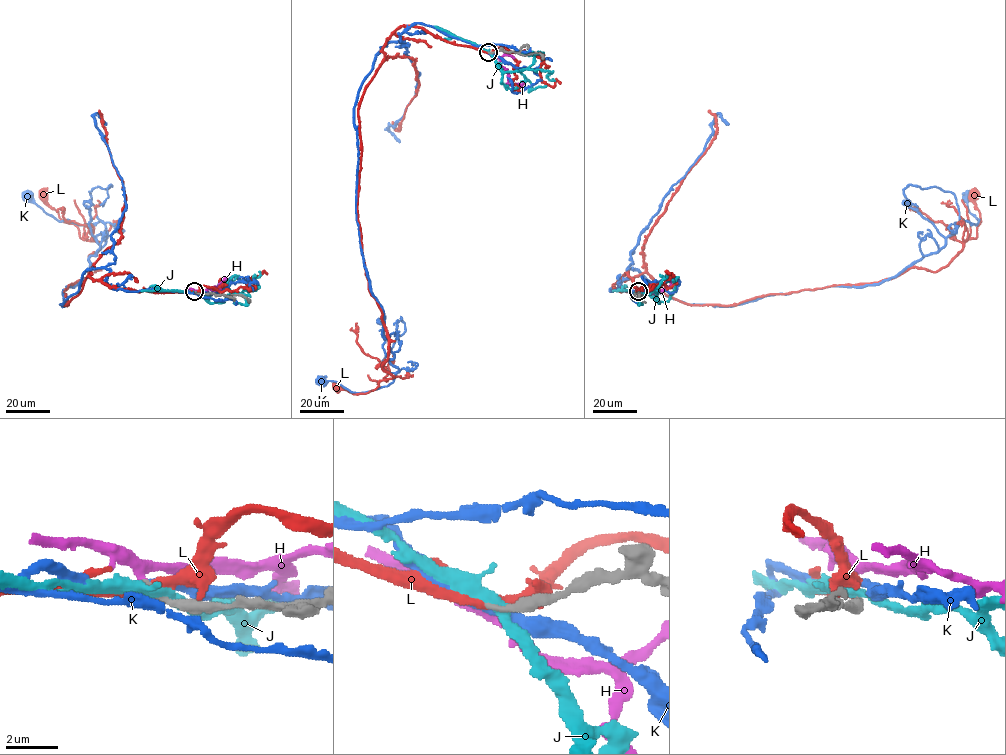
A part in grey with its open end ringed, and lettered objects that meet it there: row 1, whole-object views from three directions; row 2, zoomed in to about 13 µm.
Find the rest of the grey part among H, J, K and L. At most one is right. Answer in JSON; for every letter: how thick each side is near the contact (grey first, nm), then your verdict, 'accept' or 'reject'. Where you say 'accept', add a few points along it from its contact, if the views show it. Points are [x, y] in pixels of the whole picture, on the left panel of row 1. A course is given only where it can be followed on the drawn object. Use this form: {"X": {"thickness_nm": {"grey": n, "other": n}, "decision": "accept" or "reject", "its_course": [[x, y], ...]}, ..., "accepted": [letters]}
{"H": {"thickness_nm": {"grey": 240, "other": 360}, "decision": "accept", "its_course": [[195, 291], [212, 292], [223, 280], [232, 279]]}, "J": {"thickness_nm": {"grey": 280, "other": 380}, "decision": "reject"}, "K": {"thickness_nm": {"grey": 240, "other": 280}, "decision": "reject"}, "L": {"thickness_nm": {"grey": 260, "other": 360}, "decision": "reject"}, "accepted": ["H"]}

